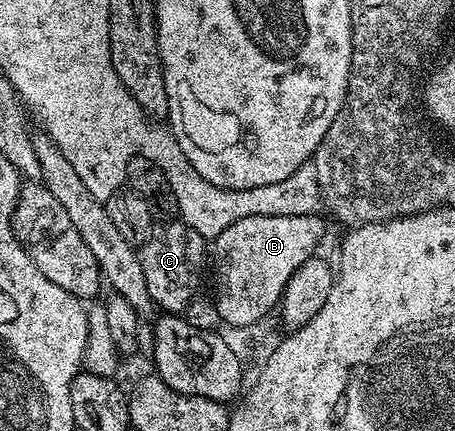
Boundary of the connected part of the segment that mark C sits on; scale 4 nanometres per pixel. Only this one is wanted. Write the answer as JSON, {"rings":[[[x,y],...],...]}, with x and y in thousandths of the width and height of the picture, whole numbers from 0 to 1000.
{"rings":[[[374,513],[367,527],[336,538],[330,552],[308,573],[308,599],[316,624],[316,652],[325,652],[325,680],[332,684],[341,715],[365,726],[407,724],[418,696],[437,682],[435,664],[444,657],[444,617],[457,610],[457,564],[431,531],[398,513]]]}

